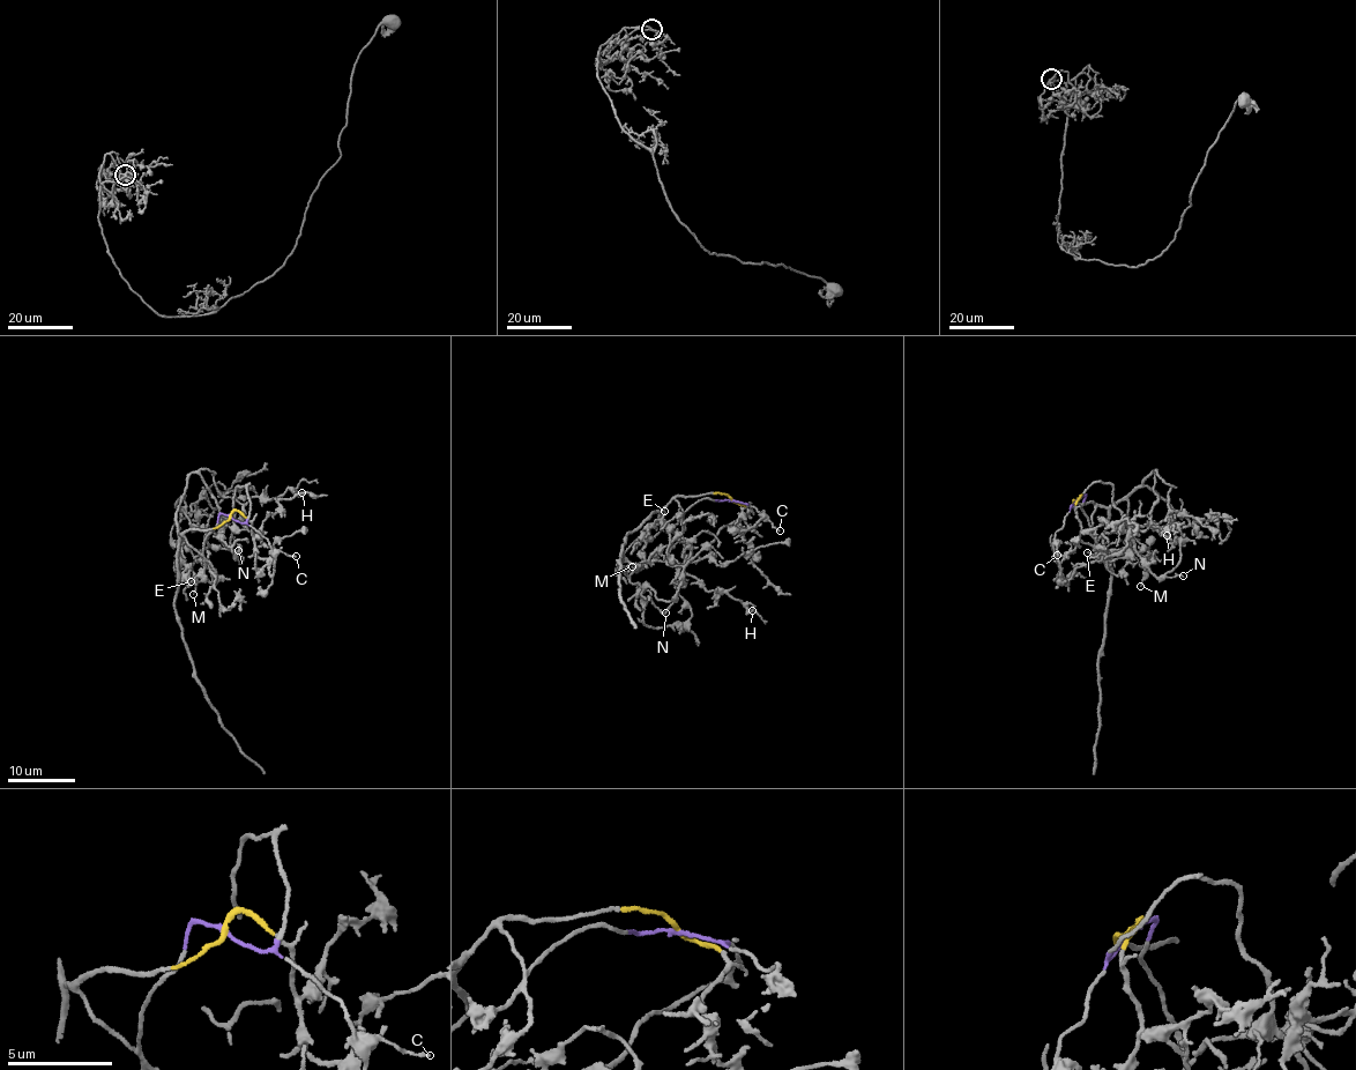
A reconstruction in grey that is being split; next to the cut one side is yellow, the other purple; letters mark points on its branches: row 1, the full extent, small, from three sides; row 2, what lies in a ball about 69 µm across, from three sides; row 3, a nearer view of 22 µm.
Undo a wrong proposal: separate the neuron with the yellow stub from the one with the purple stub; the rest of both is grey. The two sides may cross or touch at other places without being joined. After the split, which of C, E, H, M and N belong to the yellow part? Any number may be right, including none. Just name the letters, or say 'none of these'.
E, H

